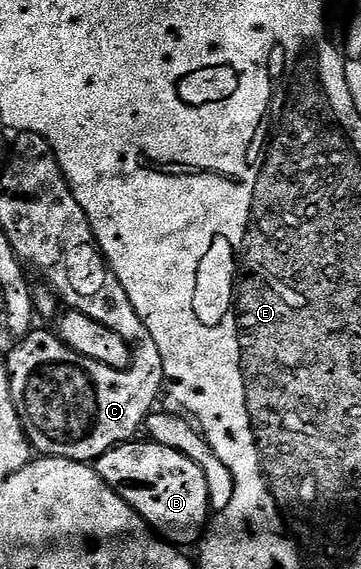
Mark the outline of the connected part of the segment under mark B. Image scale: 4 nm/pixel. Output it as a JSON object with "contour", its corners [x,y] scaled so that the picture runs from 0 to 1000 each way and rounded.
{"contour":[[[418,773],[388,775],[343,777],[332,784],[319,784],[305,794],[294,794],[280,805],[266,807],[260,814],[266,828],[319,868],[338,872],[338,879],[349,879],[349,886],[368,889],[413,926],[452,940],[468,954],[499,963],[512,963],[510,960],[526,958],[529,953],[551,954],[582,917],[576,886],[582,856],[576,856],[573,840],[579,835],[560,822],[548,822],[537,808],[526,808],[482,787],[460,787]]]}

